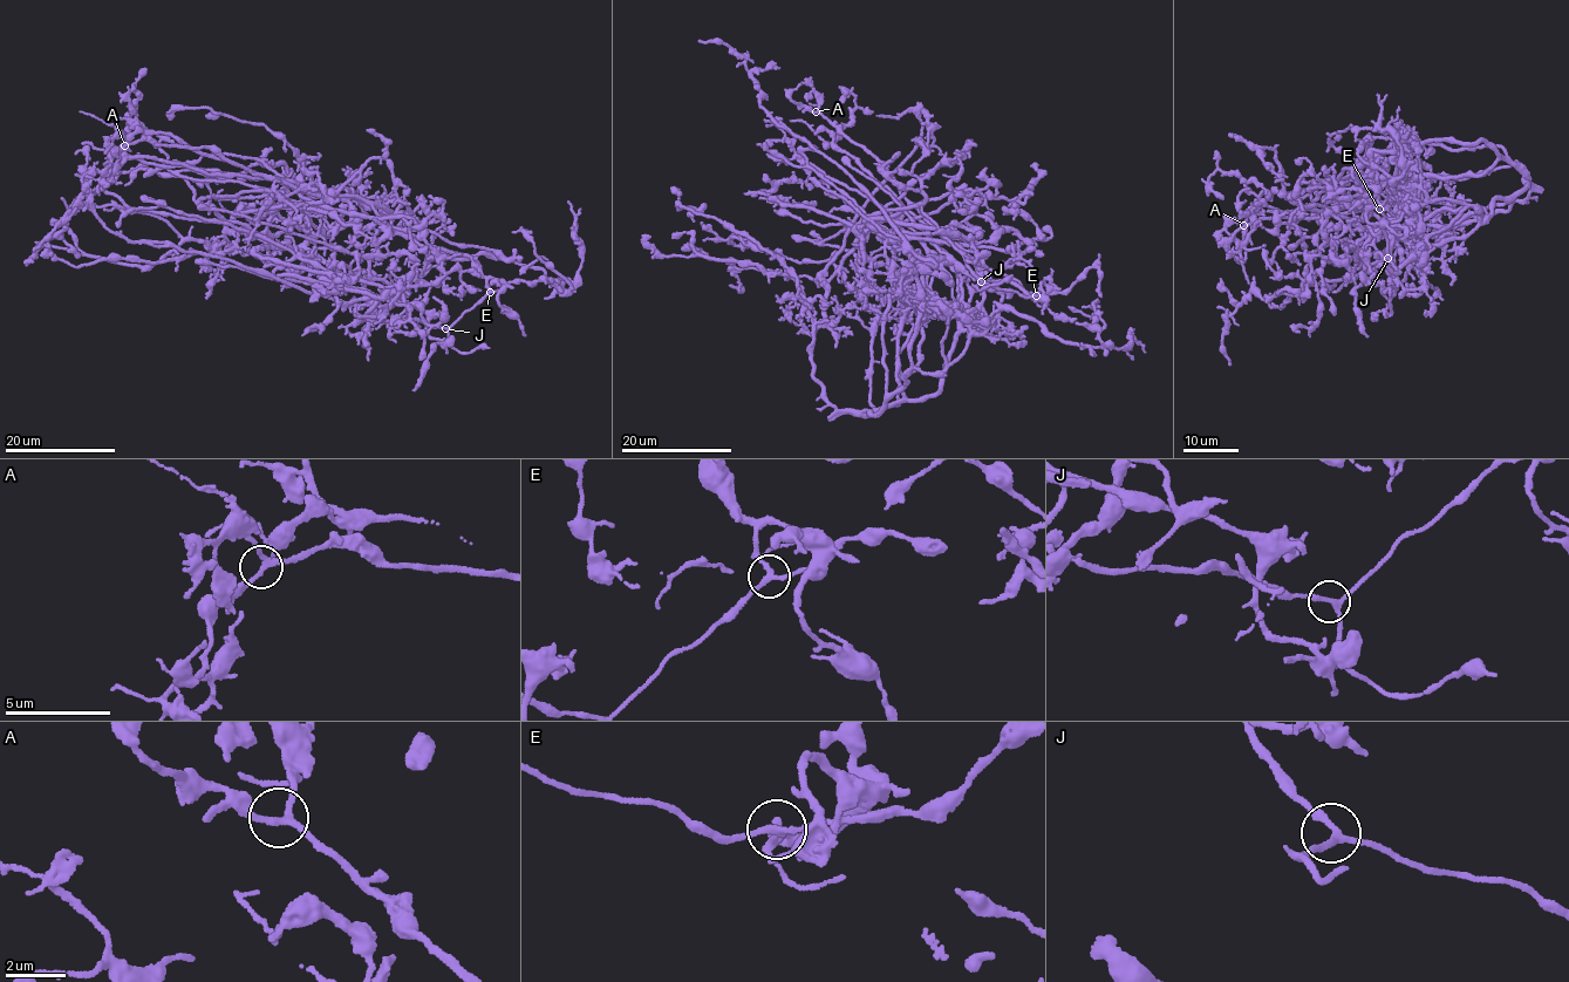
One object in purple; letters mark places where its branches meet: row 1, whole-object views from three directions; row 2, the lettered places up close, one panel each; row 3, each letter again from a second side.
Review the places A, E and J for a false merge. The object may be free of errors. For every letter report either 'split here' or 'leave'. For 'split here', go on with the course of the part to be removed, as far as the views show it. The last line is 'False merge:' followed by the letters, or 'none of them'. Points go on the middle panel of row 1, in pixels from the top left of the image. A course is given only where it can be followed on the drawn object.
A: leave
E: split here; course (1035, 295), (1020, 295), (982, 281), (967, 264), (967, 257), (922, 211), (922, 206)
J: leave
False merge: E

